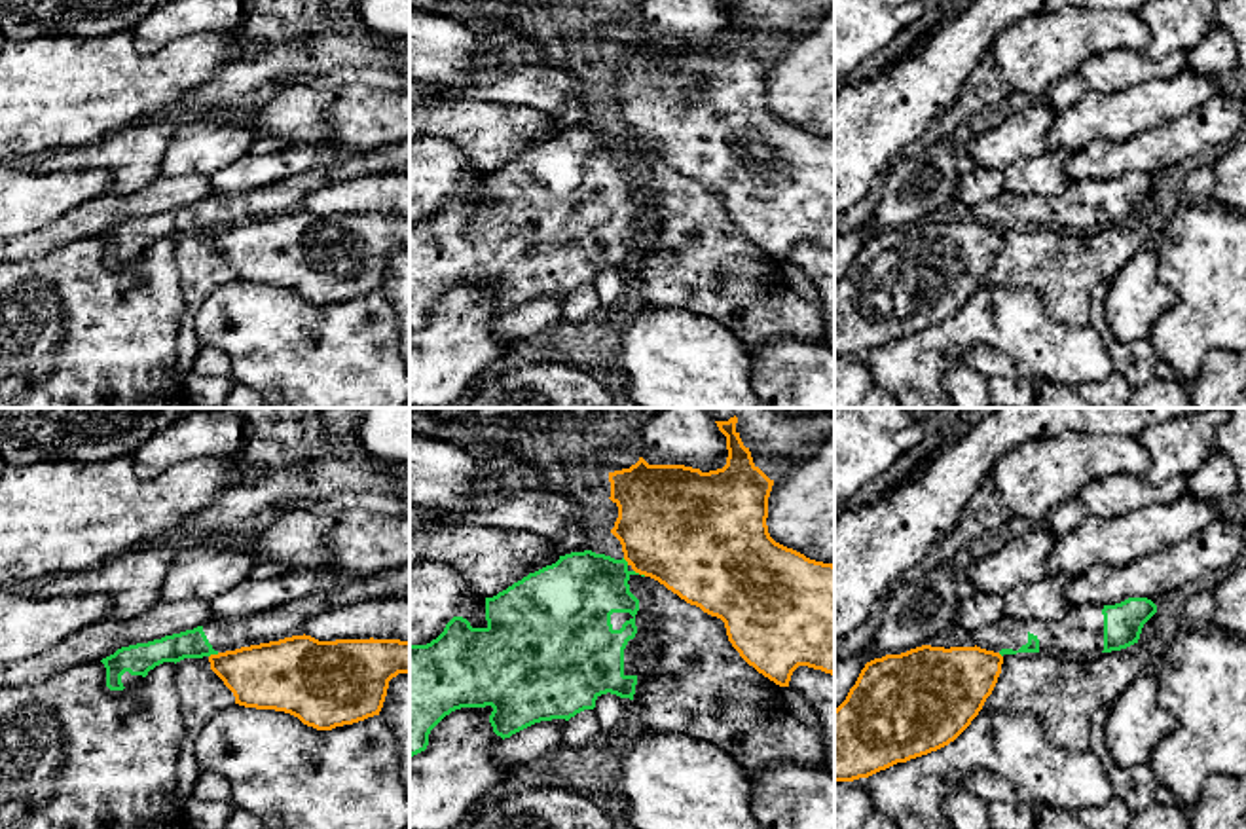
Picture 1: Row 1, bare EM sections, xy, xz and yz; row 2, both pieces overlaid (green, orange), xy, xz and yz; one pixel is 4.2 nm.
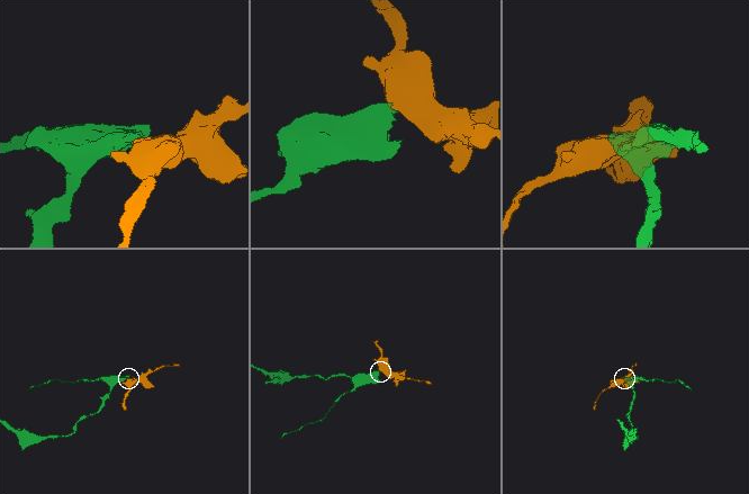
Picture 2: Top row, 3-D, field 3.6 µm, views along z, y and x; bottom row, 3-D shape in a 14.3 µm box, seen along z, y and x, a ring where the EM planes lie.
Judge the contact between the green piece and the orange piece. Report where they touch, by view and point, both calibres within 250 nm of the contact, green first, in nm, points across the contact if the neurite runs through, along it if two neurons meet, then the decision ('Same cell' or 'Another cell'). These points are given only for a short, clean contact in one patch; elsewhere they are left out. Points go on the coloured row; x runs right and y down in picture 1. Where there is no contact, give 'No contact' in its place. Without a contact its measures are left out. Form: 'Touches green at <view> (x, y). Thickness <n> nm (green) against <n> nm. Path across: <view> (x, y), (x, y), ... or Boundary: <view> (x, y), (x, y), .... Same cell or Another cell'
Touches green at xz (638, 573). Thickness 320 nm (green) against 480 nm. Boundary: xz (634, 570), (645, 575). Another cell

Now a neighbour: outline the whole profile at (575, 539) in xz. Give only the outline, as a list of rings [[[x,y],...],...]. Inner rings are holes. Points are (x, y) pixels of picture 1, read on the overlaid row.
[[[573,525],[565,531],[559,539],[550,539],[550,546],[556,554],[565,556],[571,552],[584,552],[590,550],[590,539],[586,531],[578,525]]]

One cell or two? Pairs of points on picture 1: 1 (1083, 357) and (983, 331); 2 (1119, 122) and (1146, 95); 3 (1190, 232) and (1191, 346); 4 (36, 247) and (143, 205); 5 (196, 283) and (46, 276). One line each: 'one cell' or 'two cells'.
1: one cell
2: one cell
3: one cell
4: one cell
5: two cells

